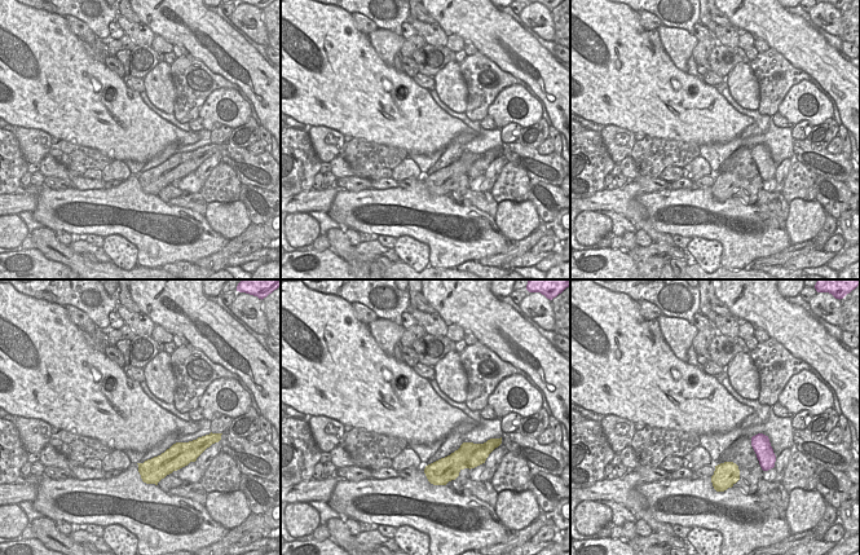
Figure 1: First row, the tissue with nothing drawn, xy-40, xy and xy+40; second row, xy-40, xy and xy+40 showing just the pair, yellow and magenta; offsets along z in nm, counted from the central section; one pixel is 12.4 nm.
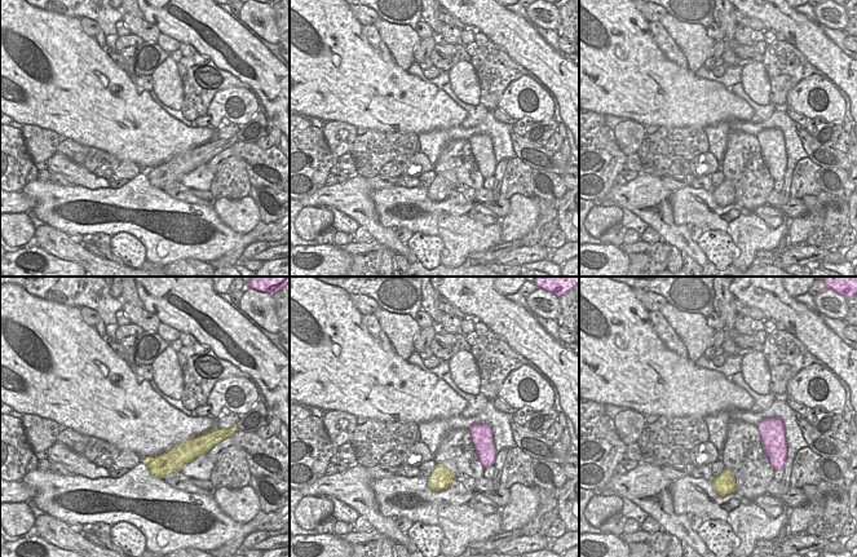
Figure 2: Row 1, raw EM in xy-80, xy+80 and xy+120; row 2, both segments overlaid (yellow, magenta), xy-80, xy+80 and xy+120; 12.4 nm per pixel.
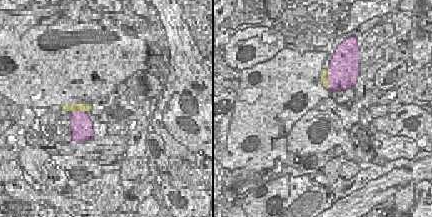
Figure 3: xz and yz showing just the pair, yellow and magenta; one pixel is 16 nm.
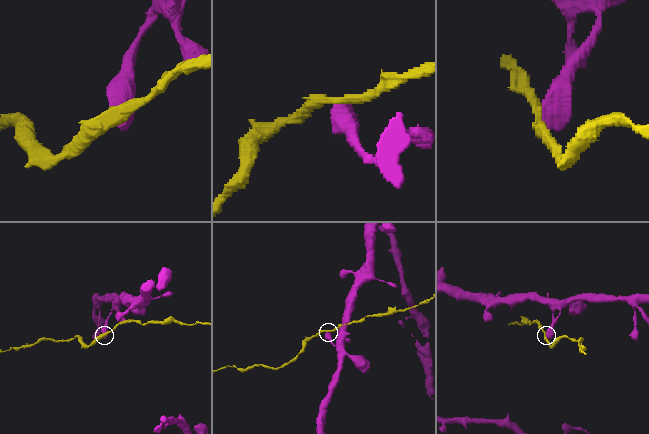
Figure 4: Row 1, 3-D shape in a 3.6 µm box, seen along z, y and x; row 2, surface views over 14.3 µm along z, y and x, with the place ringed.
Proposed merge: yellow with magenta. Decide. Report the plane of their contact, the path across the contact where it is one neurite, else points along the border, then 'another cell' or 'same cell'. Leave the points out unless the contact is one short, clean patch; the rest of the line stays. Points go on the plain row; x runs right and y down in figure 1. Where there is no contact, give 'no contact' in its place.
no contact; another cell

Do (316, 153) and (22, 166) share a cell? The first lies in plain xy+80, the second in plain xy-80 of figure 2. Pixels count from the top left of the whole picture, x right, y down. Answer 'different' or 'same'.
same

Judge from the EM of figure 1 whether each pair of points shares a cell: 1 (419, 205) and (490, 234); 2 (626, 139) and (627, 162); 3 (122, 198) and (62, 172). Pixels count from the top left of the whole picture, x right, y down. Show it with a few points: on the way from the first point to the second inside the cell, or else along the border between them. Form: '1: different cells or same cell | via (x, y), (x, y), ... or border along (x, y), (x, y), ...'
1: same cell | via (437, 212), (476, 217)
2: different cells | border along (629, 154), (620, 163)
3: different cells | border along (73, 186), (78, 189), (104, 188)

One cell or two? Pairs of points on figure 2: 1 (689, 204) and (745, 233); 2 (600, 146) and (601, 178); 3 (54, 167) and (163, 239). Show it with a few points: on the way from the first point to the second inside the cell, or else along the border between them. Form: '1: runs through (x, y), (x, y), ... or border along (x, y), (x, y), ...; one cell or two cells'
1: runs through (703, 212), (718, 217), (730, 228); one cell
2: runs through (599, 154), (600, 171); one cell
3: border along (78, 185), (89, 189), (109, 188); two cells

